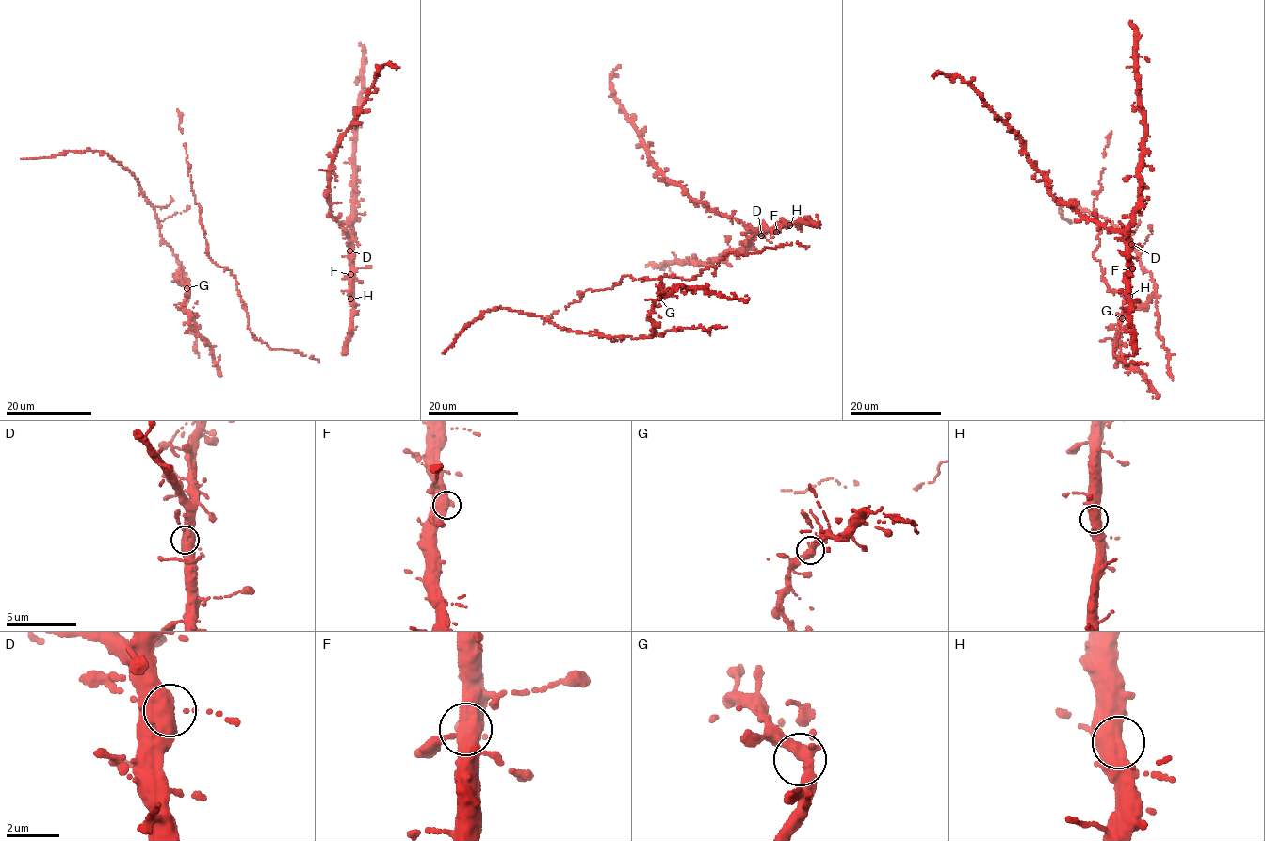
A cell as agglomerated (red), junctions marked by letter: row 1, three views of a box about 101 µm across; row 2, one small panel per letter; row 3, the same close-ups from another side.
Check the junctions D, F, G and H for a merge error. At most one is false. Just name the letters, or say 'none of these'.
none of these

